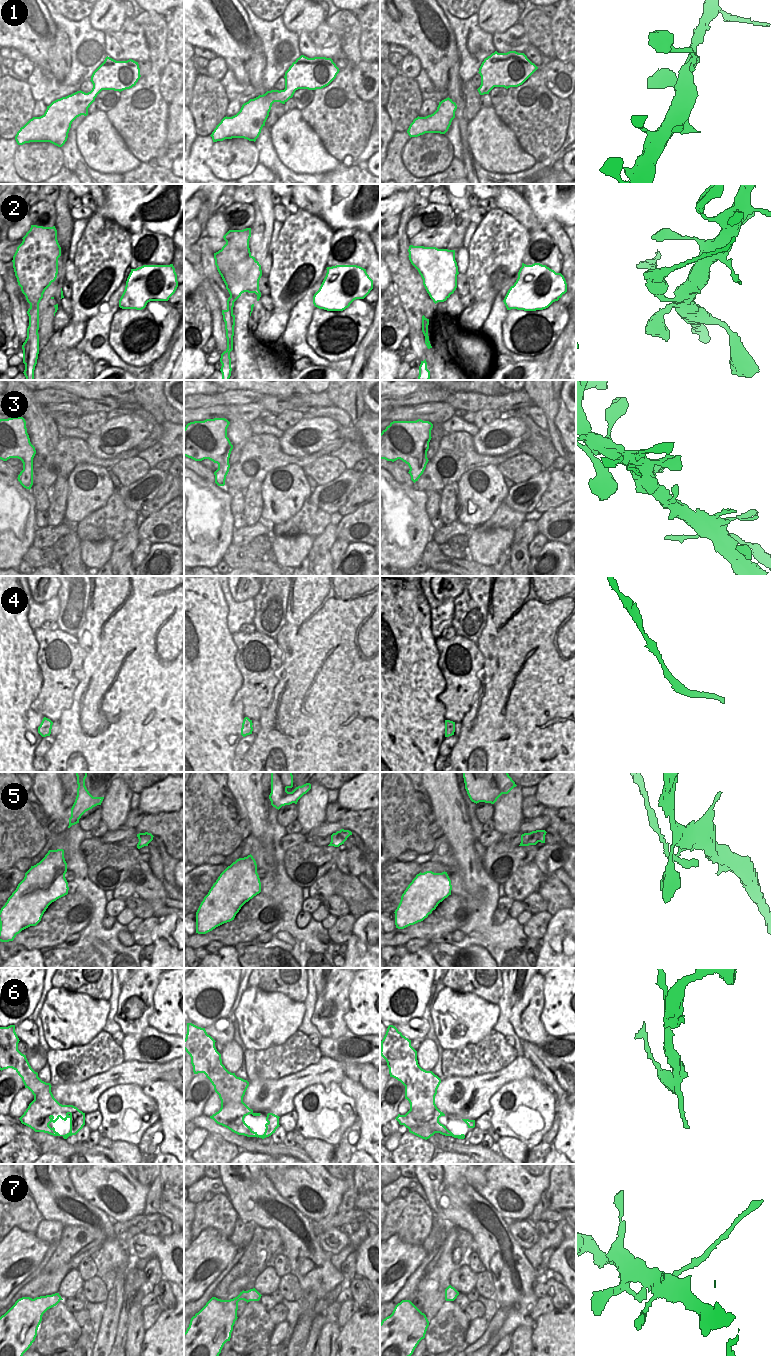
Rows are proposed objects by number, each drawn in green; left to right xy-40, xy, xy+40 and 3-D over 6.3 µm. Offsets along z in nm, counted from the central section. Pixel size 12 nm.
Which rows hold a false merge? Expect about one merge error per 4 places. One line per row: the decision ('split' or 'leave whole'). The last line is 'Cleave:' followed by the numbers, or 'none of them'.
1: leave whole
2: split
3: leave whole
4: leave whole
5: split
6: leave whole
7: split
Cleave: 2, 5, 7

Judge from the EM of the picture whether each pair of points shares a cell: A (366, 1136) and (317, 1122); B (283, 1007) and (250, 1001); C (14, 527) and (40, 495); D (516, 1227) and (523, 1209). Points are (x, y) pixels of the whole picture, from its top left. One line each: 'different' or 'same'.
A: different
B: same
C: different
D: different

